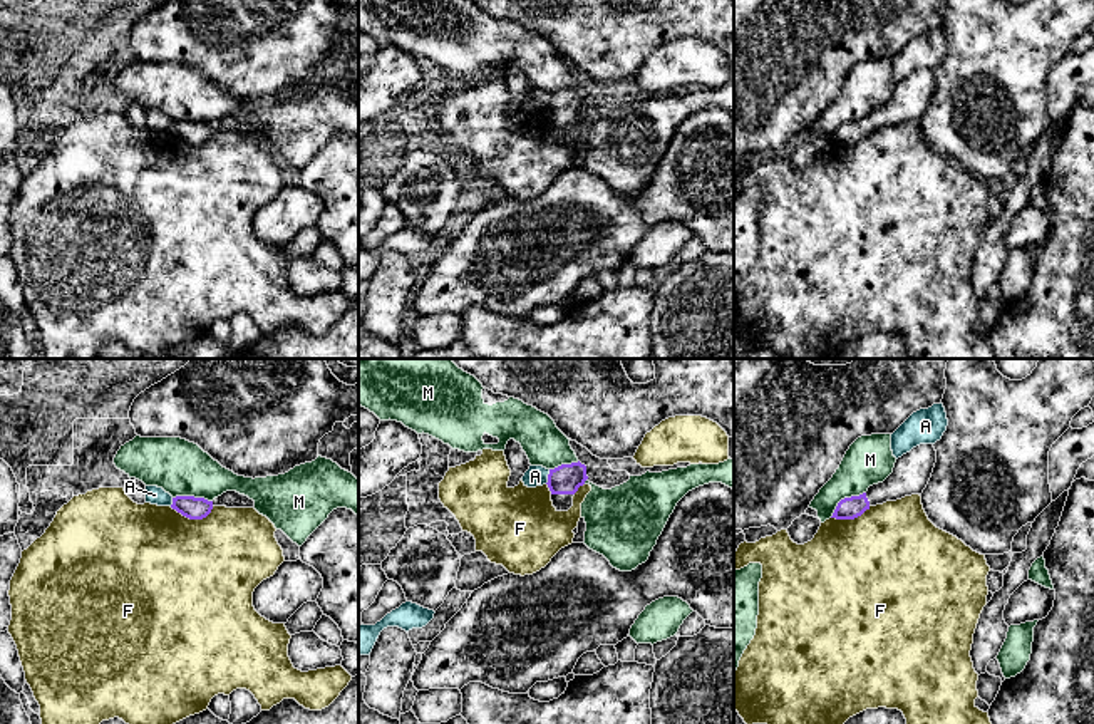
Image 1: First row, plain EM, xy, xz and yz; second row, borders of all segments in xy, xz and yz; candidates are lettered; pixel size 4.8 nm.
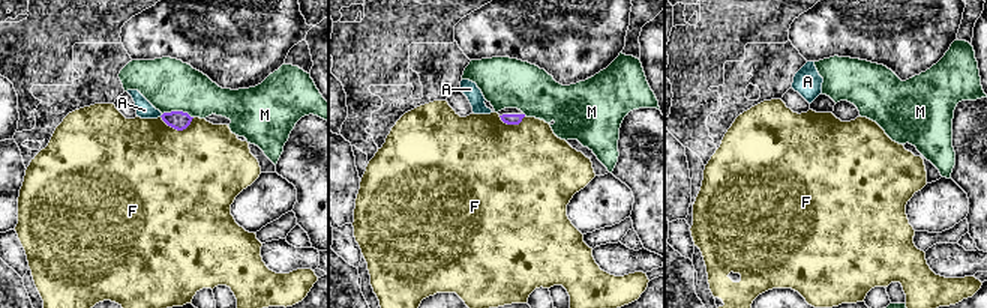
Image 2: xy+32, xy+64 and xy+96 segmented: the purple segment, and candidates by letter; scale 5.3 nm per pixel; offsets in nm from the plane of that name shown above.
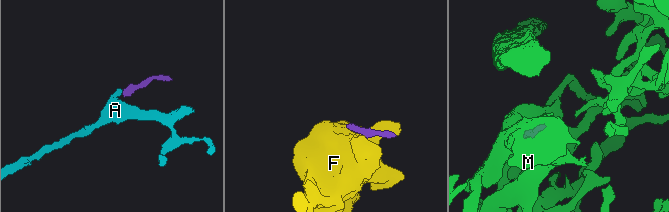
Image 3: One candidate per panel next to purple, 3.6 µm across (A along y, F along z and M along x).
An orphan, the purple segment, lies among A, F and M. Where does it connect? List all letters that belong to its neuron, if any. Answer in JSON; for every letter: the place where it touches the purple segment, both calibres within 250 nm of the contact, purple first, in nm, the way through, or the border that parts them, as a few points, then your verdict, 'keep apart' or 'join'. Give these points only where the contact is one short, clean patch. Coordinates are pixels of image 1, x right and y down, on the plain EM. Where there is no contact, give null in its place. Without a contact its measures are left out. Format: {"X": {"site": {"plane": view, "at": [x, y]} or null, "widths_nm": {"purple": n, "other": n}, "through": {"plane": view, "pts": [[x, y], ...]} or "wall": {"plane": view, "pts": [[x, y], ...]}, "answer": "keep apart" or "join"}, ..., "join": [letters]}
{"A": {"site": {"plane": "xz", "at": [548, 101]}, "widths_nm": {"purple": 140, "other": 100}, "wall": {"plane": "xz", "pts": [[550, 94], [545, 108]]}, "answer": "keep apart"}, "F": {"site": {"plane": "xy", "at": [191, 143]}, "widths_nm": {"purple": 110, "other": 500}, "answer": "keep apart"}, "M": {"site": {"plane": "yz", "at": [845, 123]}, "widths_nm": {"purple": 110, "other": 220}, "wall": {"plane": "yz", "pts": [[865, 116], [845, 121], [830, 141]]}, "answer": "keep apart"}, "join": []}

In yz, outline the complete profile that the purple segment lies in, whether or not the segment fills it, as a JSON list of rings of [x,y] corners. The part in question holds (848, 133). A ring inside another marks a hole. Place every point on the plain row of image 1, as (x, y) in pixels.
[[[920,69],[896,84],[893,97],[859,121],[844,122],[838,127],[831,142],[854,144],[866,134],[905,121],[921,119],[937,87],[933,69]]]

